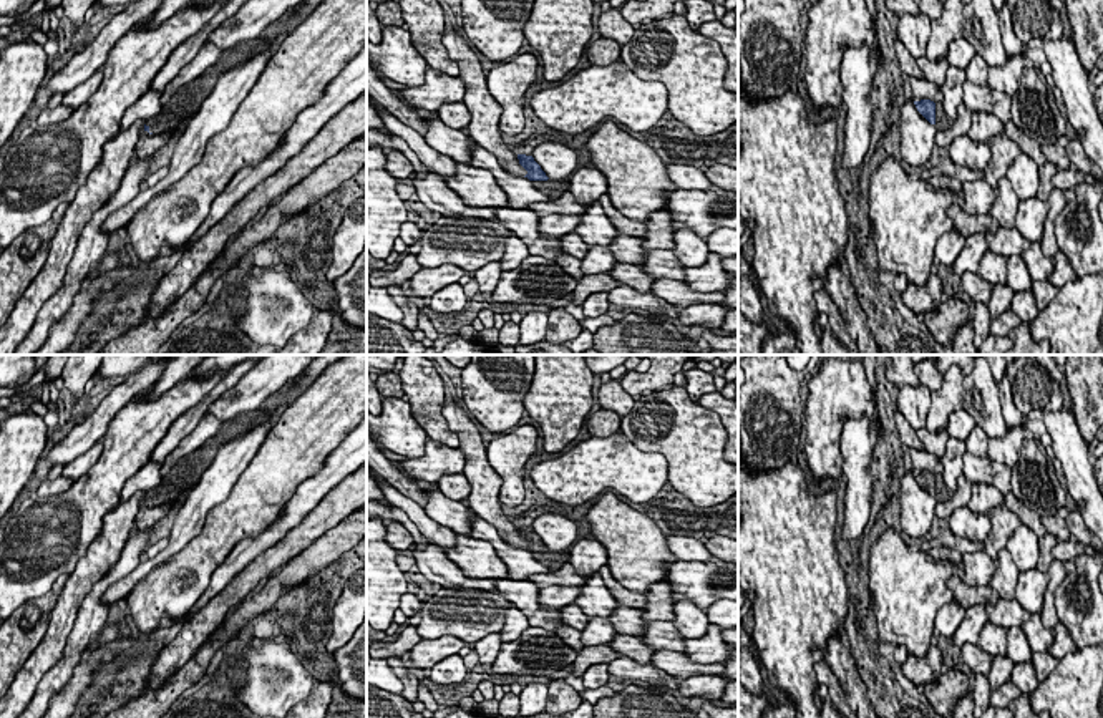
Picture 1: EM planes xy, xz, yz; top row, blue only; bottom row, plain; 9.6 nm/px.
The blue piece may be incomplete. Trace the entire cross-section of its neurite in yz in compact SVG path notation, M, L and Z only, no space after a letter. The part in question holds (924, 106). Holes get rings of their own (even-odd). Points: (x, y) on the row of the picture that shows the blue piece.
M921 99L914 101L917 111L935 126L937 131L944 131L954 124L954 119L950 119L942 108L942 103L931 101L931 99Z

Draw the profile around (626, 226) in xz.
M602 194L599 202L604 209L604 214L612 222L612 226L620 232L620 235L644 237L647 234L645 224L622 216L612 206L610 197L607 194Z

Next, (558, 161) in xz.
M542 143L536 146L532 158L552 181L567 179L577 166L576 151L559 143Z

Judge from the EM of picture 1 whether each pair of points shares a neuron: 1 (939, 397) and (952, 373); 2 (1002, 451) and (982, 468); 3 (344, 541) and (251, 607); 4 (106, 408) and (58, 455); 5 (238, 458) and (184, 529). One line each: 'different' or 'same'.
1: same
2: different
3: same
4: same
5: same

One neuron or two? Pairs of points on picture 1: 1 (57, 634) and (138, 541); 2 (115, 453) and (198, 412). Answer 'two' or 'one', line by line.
1: two
2: two

